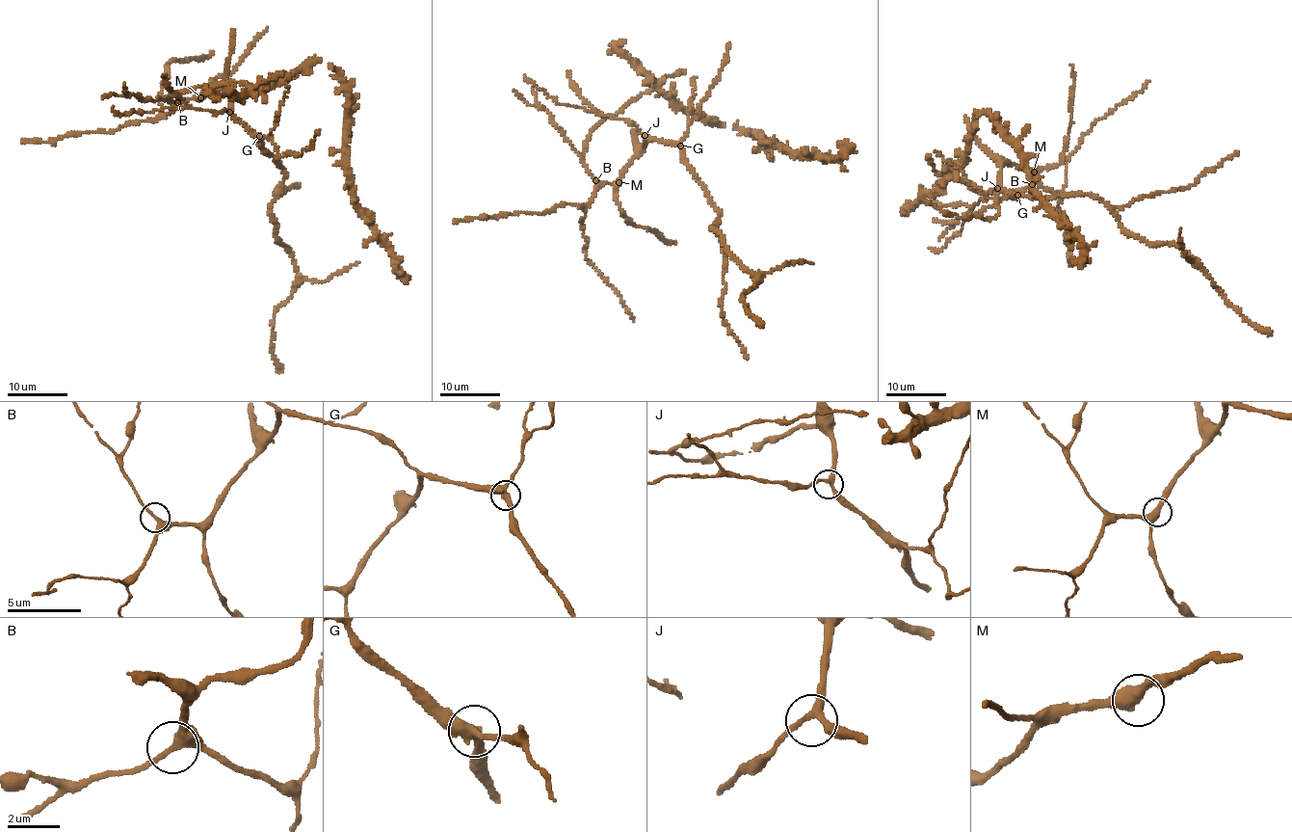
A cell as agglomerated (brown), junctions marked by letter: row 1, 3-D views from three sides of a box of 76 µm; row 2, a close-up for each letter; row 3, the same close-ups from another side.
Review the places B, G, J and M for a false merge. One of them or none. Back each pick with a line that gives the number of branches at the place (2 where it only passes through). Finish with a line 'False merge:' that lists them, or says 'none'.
False merge: none

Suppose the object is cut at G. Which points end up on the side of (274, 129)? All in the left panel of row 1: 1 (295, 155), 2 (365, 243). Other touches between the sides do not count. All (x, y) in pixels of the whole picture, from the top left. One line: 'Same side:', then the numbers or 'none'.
Same side: 1, 2

